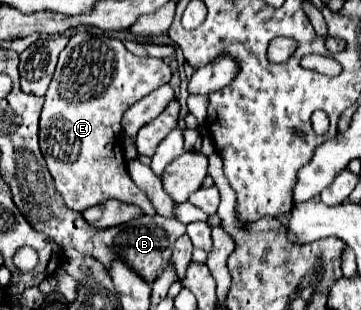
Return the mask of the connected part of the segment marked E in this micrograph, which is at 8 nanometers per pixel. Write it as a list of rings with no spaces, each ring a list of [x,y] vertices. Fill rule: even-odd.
[[[84,29],[70,37],[70,43],[60,53],[40,115],[40,149],[68,209],[84,211],[108,199],[118,199],[142,207],[146,215],[156,213],[146,193],[136,187],[126,171],[120,119],[138,99],[168,83],[170,75],[166,61],[136,57],[120,39],[92,35]],[[84,79],[92,81],[88,91],[94,91],[94,97],[90,99],[84,95],[86,87],[78,85]]]

